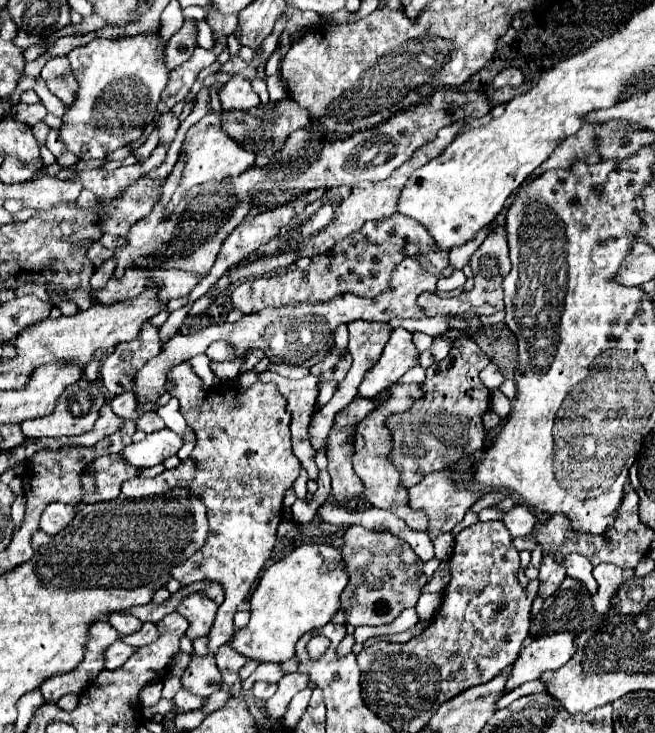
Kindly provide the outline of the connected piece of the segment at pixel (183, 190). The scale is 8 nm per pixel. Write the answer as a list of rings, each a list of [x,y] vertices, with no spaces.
[[[206,113],[196,125],[192,125],[188,129],[180,153],[186,155],[186,165],[184,165],[182,179],[180,179],[176,193],[172,195],[168,205],[164,207],[164,217],[170,217],[174,213],[176,205],[190,191],[190,187],[206,183],[206,181],[222,181],[224,177],[236,177],[254,165],[254,155],[250,151],[238,147],[236,141],[232,141],[230,137],[226,137],[226,133],[222,133],[218,113]]]

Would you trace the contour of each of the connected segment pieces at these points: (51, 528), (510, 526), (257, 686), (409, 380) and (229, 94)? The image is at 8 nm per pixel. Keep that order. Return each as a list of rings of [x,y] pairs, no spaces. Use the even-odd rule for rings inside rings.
[[[50,503],[40,519],[40,529],[48,535],[56,535],[58,531],[62,531],[68,521],[74,517],[74,507],[64,505],[64,503]]]
[[[516,505],[514,509],[506,511],[500,521],[508,529],[510,537],[524,537],[526,533],[530,533],[532,525],[536,523],[536,517],[530,509],[526,509],[526,505]]]
[[[256,681],[252,687],[252,691],[258,699],[270,699],[276,693],[276,689],[278,689],[276,683],[266,683],[266,681]]]
[[[417,365],[406,372],[398,381],[399,384],[421,384],[425,381],[425,369]]]
[[[234,75],[218,95],[224,109],[252,109],[260,105],[260,97],[242,75]]]

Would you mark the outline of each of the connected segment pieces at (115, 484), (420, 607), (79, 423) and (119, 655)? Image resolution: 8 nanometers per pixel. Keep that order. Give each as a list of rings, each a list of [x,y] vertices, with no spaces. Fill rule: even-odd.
[[[108,455],[108,457],[98,457],[94,459],[88,469],[94,473],[94,479],[98,483],[98,489],[94,495],[84,497],[82,505],[94,503],[94,501],[108,501],[116,499],[120,495],[120,487],[124,481],[132,479],[140,471],[134,469],[132,465],[126,465],[120,455]]]
[[[440,593],[421,594],[415,607],[421,619],[420,621],[433,618],[441,605],[441,601],[442,595]]]
[[[86,379],[76,381],[74,385],[68,385],[62,395],[58,397],[58,405],[54,409],[54,413],[50,413],[48,417],[40,417],[40,419],[28,419],[22,421],[22,433],[26,439],[46,439],[46,437],[70,437],[70,435],[82,435],[86,431],[90,431],[94,427],[94,421],[98,419],[98,411],[104,405],[104,395],[100,393],[100,389],[92,383],[88,383]]]
[[[122,641],[112,643],[106,651],[104,651],[104,669],[118,669],[122,667],[122,663],[134,653],[134,647],[128,647]]]

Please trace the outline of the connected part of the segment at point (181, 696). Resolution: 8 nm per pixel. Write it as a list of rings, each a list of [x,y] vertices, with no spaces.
[[[180,689],[174,697],[174,713],[188,713],[188,711],[194,711],[198,709],[202,703],[202,697],[200,695],[194,695],[190,693],[188,689]]]

